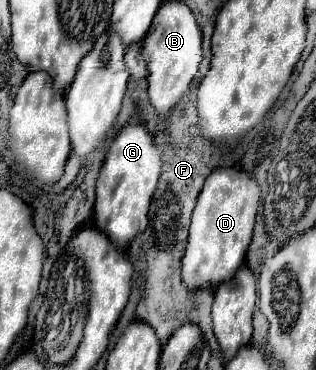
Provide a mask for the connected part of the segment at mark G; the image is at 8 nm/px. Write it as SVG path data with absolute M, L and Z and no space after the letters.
M133 116L111 142L97 178L95 224L105 230L105 234L109 234L109 238L113 238L113 242L117 242L121 248L125 248L137 232L143 232L147 228L149 202L157 188L161 164L161 152L155 148L153 136L145 124Z

